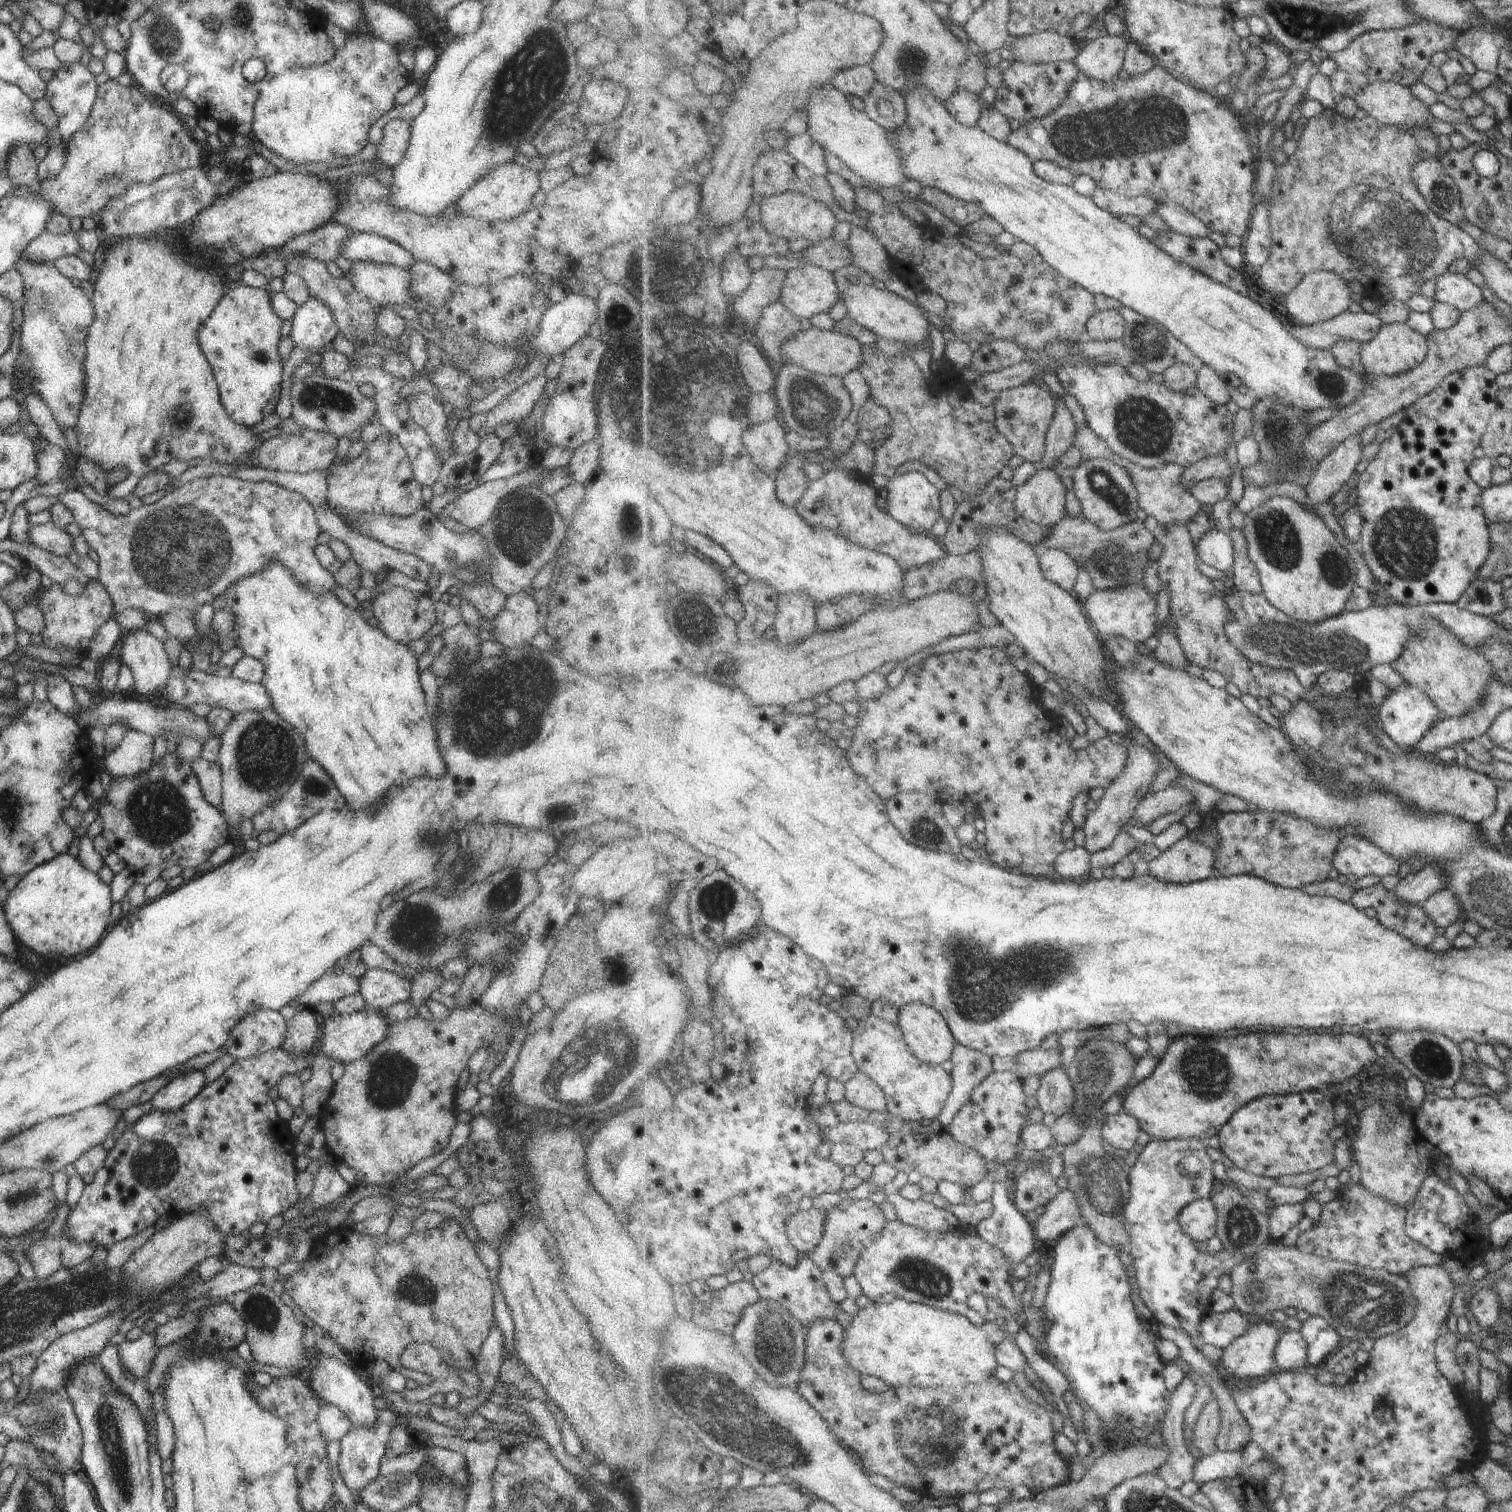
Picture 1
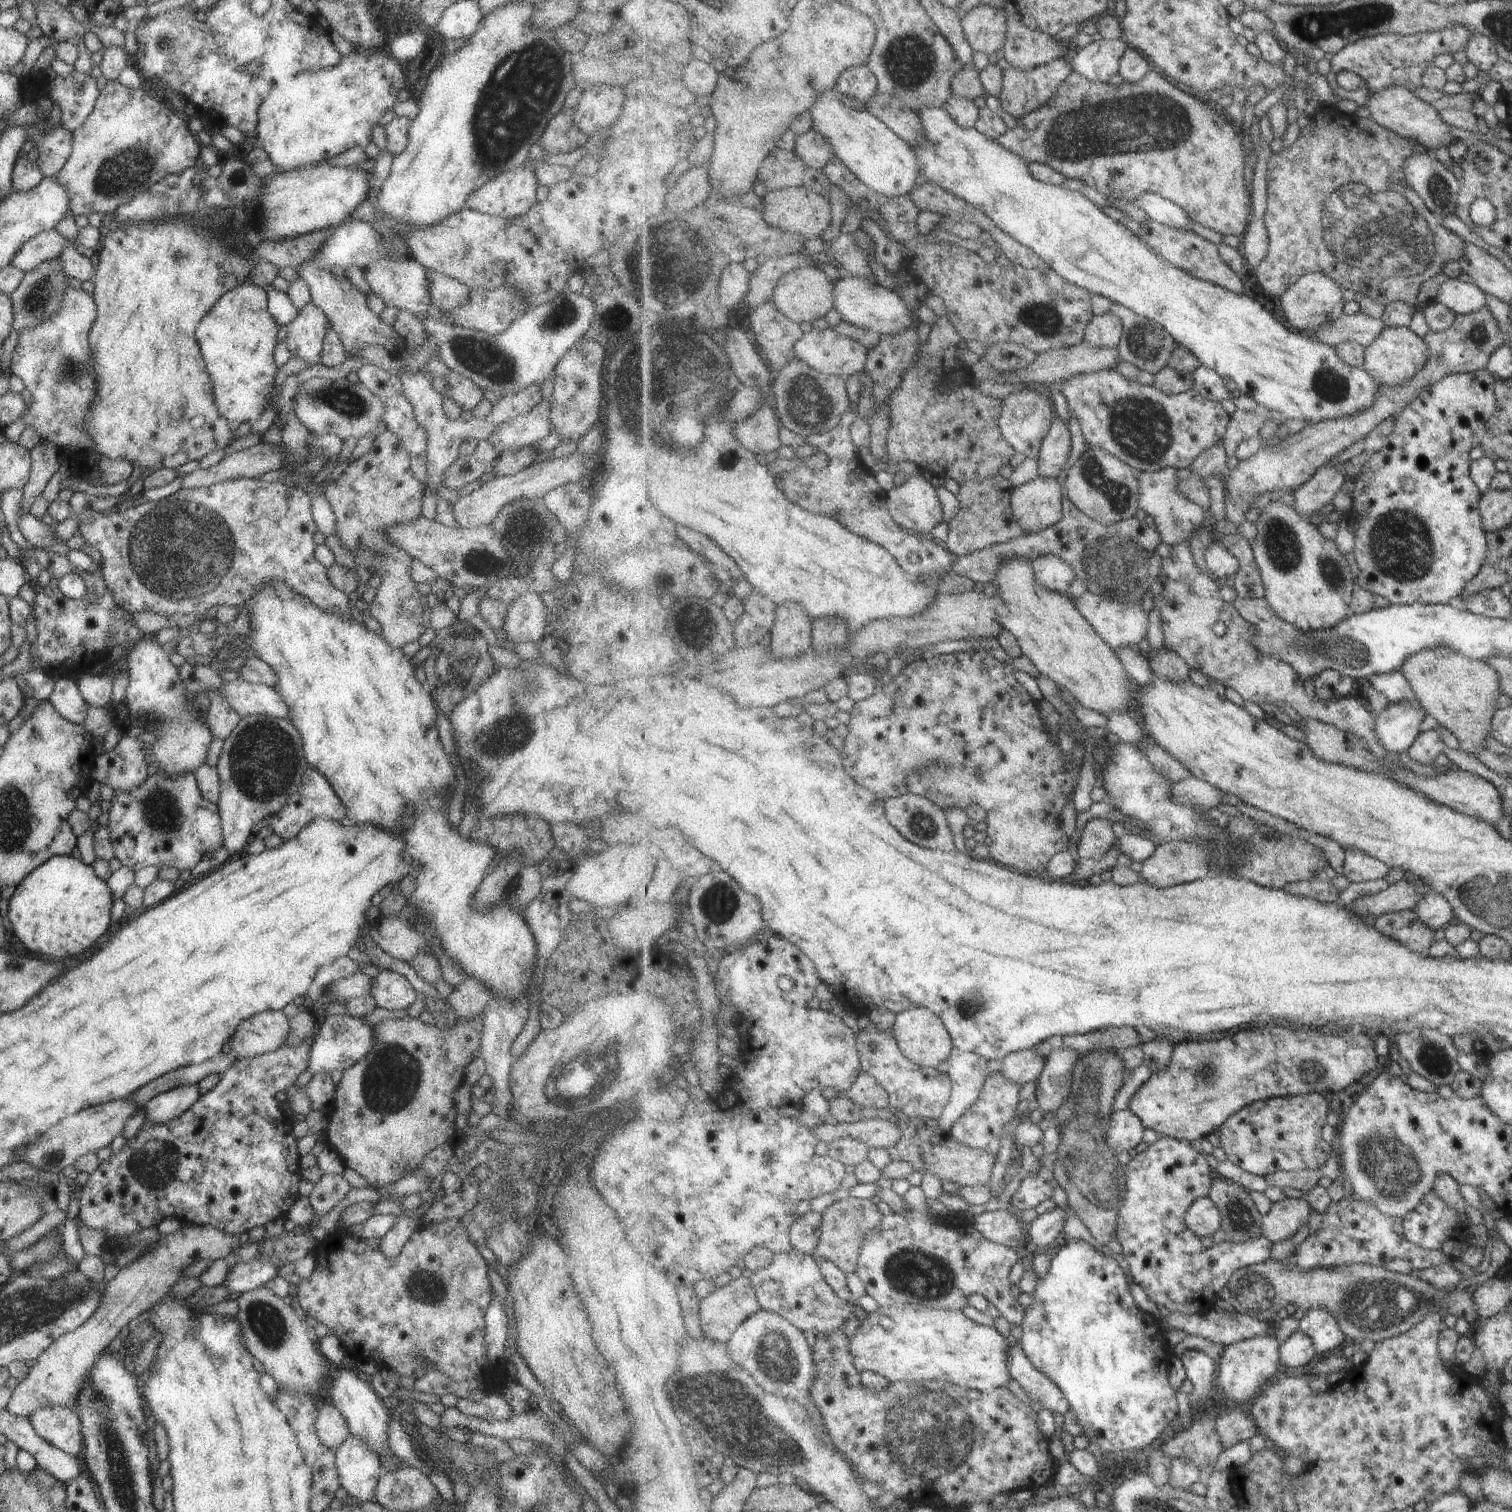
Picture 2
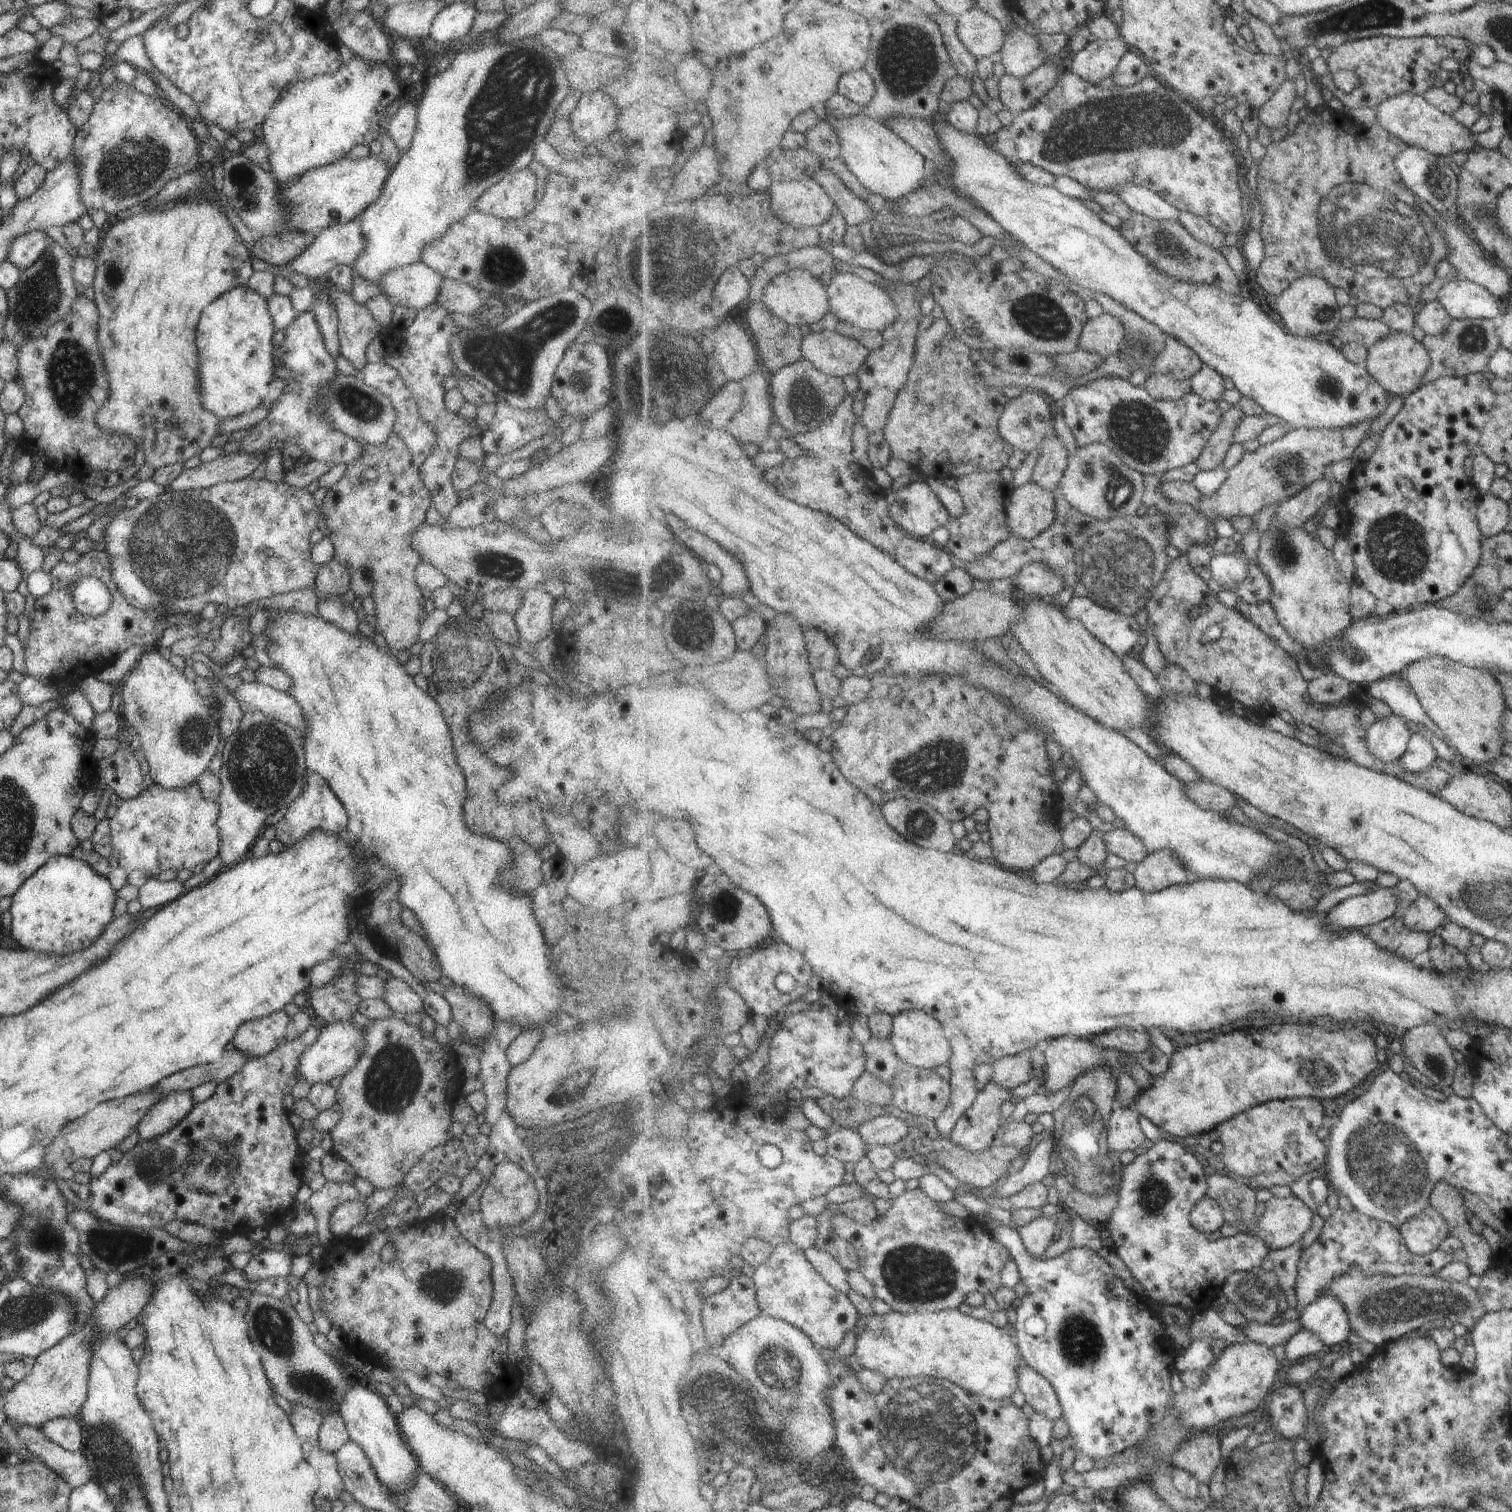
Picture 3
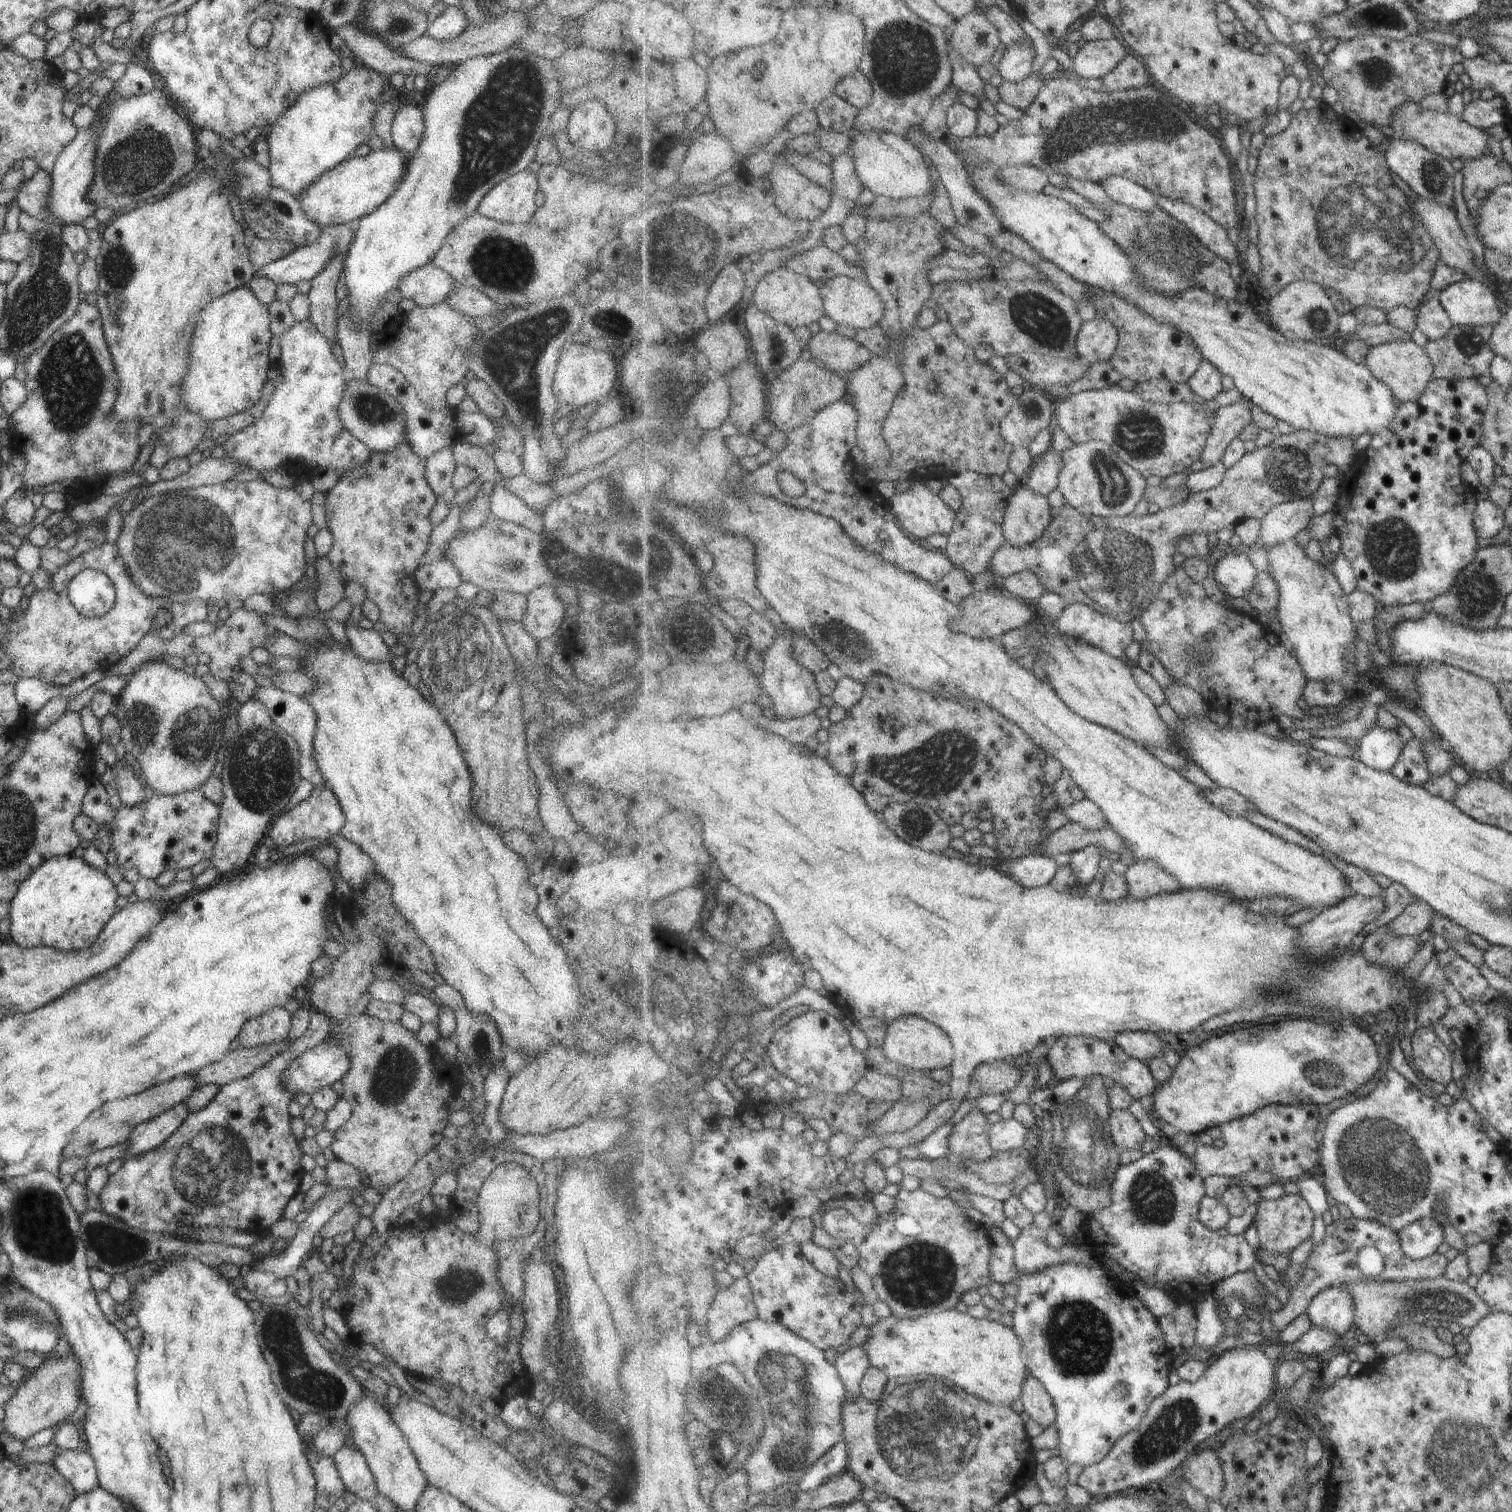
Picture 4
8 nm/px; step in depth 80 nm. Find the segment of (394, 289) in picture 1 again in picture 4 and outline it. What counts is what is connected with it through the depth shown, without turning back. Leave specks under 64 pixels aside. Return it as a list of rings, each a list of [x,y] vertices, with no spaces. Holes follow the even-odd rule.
[[[431,263],[416,268],[398,282],[396,299],[412,300],[420,307],[436,306],[445,302],[448,295],[459,283],[446,272]]]

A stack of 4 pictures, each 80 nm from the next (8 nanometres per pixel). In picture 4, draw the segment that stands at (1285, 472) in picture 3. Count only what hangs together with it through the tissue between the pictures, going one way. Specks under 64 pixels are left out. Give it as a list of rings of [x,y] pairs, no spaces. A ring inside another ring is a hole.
[[[1295,430],[1291,434],[1278,434],[1275,441],[1256,451],[1246,453],[1245,457],[1226,474],[1226,480],[1213,490],[1207,492],[1192,492],[1186,502],[1172,508],[1152,510],[1144,517],[1126,516],[1102,519],[1092,518],[1092,530],[1088,536],[1045,536],[1035,544],[1019,547],[1007,542],[1001,547],[992,560],[995,576],[1008,578],[1023,571],[1036,572],[1046,590],[1058,594],[1066,605],[1086,603],[1091,608],[1104,613],[1104,616],[1114,617],[1123,623],[1130,623],[1148,612],[1148,608],[1158,600],[1164,582],[1176,572],[1174,554],[1180,552],[1180,540],[1190,534],[1216,534],[1228,528],[1234,528],[1246,519],[1264,520],[1270,512],[1286,502],[1310,498],[1319,492],[1323,483],[1322,471],[1327,465],[1340,466],[1344,472],[1352,468],[1356,456],[1356,438],[1330,438],[1318,432]]]

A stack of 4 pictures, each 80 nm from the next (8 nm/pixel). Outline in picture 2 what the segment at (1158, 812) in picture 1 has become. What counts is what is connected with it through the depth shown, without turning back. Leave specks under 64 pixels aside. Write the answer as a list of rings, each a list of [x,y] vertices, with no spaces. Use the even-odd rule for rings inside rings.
[[[1193,775],[1171,786],[1173,800],[1189,807],[1204,806],[1210,809],[1224,803],[1224,794],[1226,792],[1222,789]]]

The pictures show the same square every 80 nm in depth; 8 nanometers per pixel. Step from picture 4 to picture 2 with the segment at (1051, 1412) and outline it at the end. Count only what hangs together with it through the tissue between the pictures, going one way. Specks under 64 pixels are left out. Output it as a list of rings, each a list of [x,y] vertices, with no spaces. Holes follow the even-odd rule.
[[[1022,1345],[1009,1347],[1008,1362],[1013,1378],[1031,1398],[1039,1400],[1044,1408],[1048,1408],[1052,1413],[1062,1414],[1073,1410],[1062,1389],[1030,1360]]]

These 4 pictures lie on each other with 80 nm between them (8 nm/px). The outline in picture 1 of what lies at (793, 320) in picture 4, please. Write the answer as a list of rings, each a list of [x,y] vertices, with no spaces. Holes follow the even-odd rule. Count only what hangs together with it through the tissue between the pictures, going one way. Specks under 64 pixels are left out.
[[[801,265],[789,271],[784,288],[784,304],[801,319],[830,312],[842,299],[835,272],[824,266]]]

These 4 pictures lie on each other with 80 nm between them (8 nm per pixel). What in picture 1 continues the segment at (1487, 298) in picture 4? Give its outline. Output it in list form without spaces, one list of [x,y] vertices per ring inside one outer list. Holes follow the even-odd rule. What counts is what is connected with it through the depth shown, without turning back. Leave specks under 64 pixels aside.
[[[1447,270],[1436,277],[1432,285],[1435,286],[1432,297],[1436,302],[1451,304],[1460,312],[1478,307],[1484,301],[1482,289],[1460,273]]]

